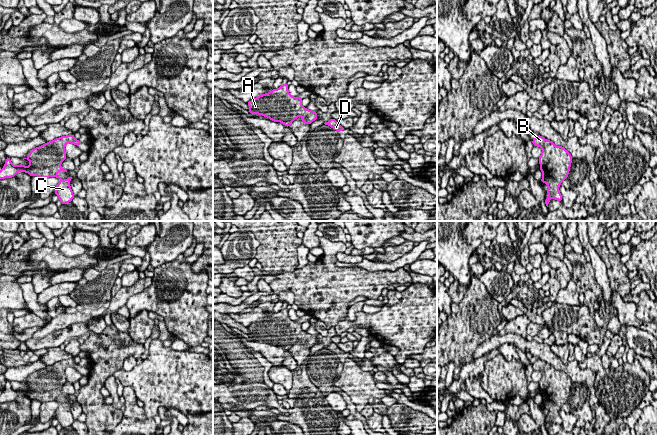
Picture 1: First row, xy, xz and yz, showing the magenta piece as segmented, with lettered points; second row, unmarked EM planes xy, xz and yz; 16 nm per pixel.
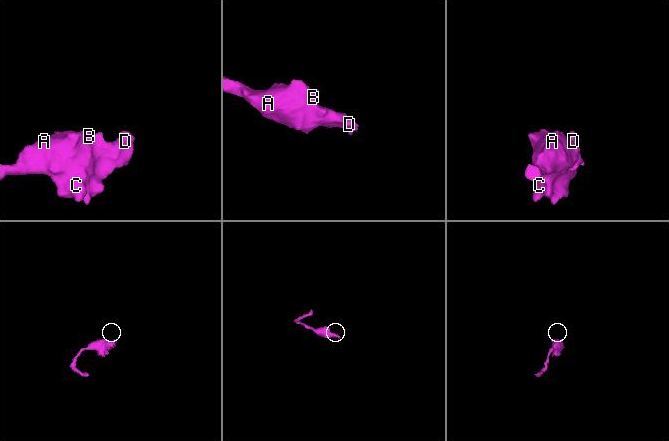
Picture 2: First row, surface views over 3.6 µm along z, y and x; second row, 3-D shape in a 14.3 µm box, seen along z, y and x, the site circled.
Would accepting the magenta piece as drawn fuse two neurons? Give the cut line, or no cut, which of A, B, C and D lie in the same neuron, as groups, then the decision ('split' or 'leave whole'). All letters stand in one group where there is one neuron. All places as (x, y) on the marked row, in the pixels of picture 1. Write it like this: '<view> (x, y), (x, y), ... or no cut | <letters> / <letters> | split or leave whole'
no cut | A B C D | leave whole

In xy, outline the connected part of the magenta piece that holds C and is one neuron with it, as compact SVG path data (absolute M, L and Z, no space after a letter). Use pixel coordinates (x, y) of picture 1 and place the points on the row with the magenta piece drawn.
M74 134L66 135L47 142L39 147L32 149L26 158L30 163L29 166L13 165L10 158L7 157L3 168L0 170L0 179L12 178L18 172L26 172L31 177L38 176L41 179L56 177L60 182L55 187L55 194L62 204L67 204L74 198L70 186L72 176L62 180L58 173L67 172L61 167L61 163L67 158L65 146L67 143L81 145L82 143L74 138Z

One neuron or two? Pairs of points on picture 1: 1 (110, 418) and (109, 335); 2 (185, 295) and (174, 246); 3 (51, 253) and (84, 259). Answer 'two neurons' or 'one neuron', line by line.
1: one neuron
2: two neurons
3: one neuron

